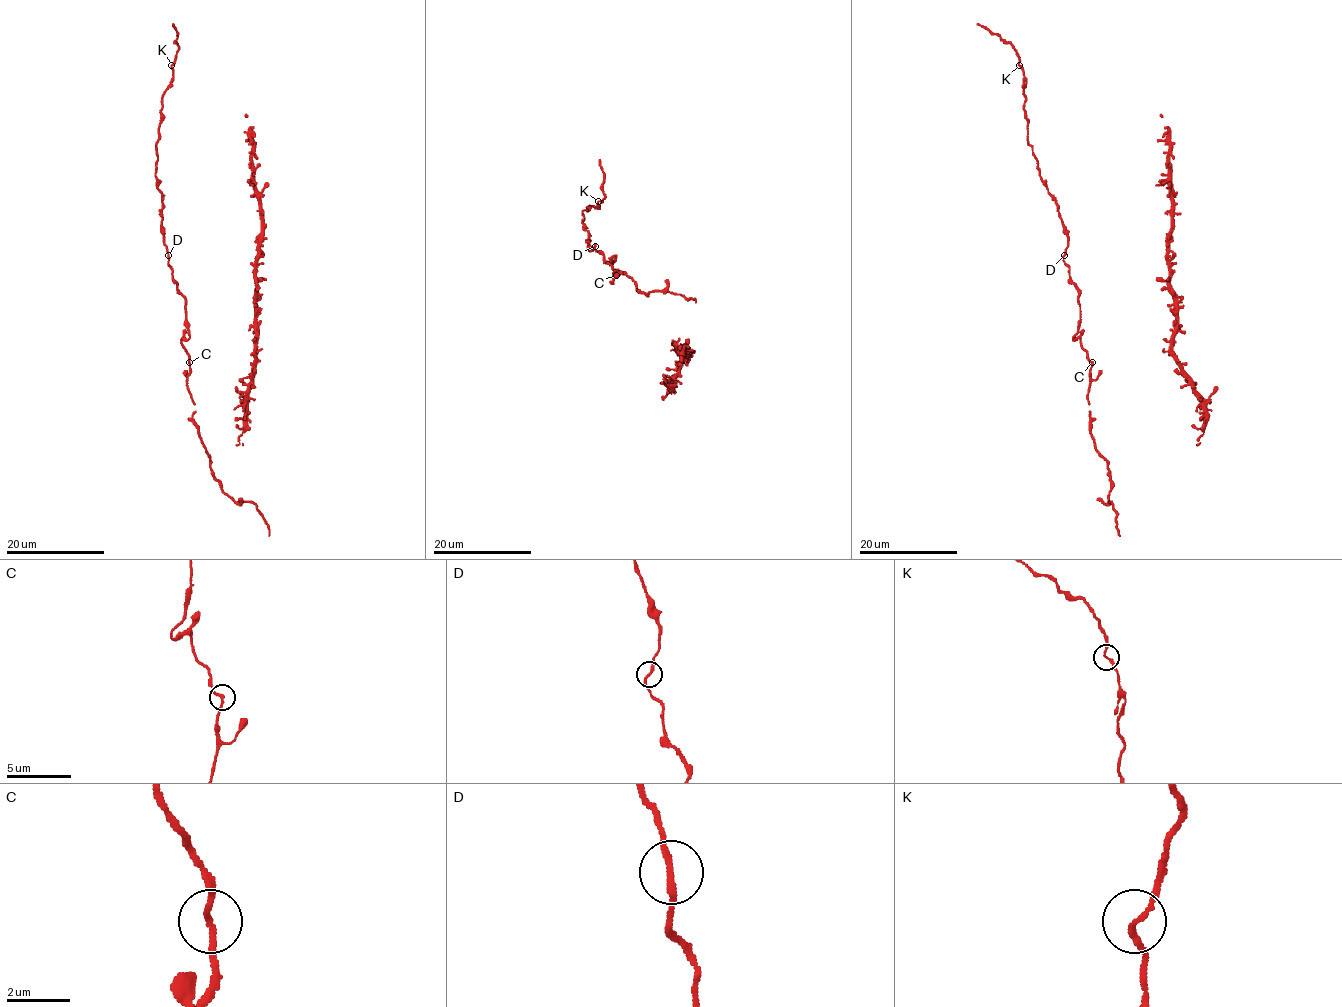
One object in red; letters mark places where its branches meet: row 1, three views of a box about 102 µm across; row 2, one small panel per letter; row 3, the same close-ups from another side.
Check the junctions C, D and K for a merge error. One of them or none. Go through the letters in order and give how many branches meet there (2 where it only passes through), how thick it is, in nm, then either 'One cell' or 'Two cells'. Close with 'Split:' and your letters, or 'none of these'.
C: Branches: 2. Thickness 180 nm. One cell
D: Branches: 2. Thickness 190 nm. One cell
K: Branches: 2. Thickness 170 nm. One cell
Split: none of these

